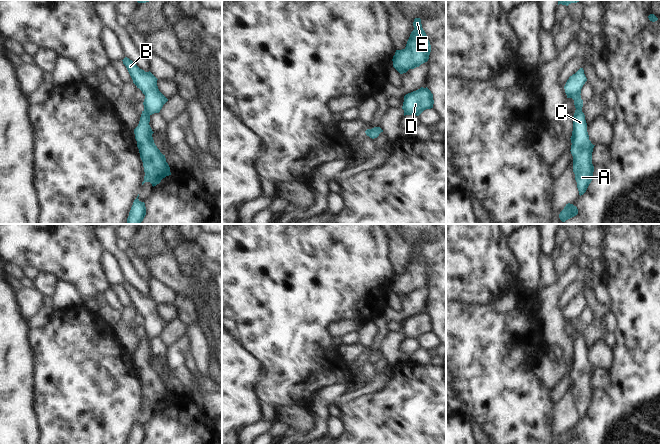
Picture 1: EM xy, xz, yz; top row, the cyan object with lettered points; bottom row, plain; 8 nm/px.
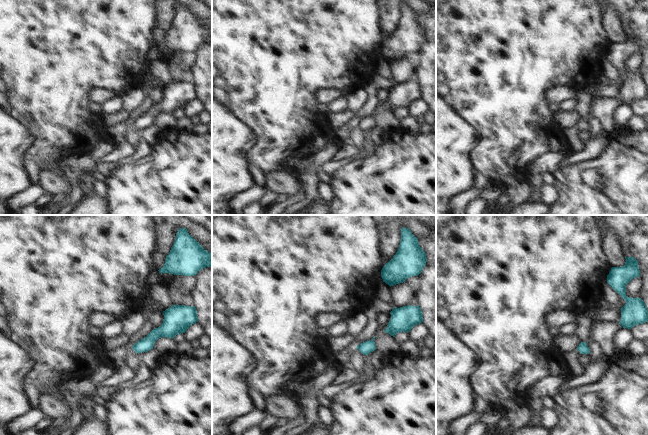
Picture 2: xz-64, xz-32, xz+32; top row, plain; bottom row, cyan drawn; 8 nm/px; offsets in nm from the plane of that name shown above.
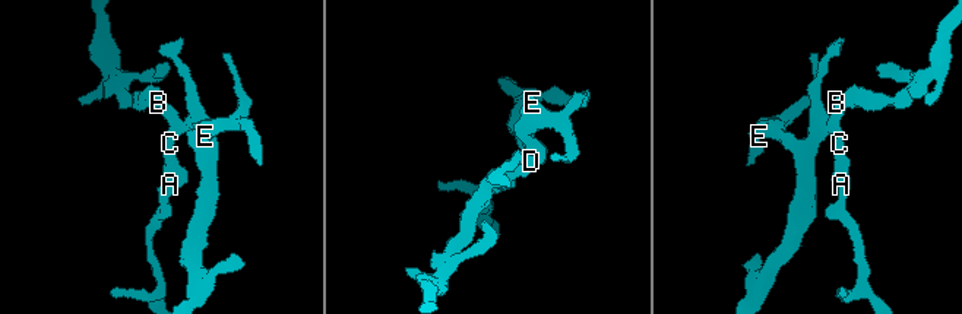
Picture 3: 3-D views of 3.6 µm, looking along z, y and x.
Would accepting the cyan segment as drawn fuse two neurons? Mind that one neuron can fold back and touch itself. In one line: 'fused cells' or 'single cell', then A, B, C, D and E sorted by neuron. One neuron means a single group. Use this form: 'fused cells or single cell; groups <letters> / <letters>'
single cell; groups A B C D E

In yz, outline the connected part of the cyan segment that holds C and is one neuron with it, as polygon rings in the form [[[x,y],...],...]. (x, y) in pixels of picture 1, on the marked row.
[[[583,68],[569,77],[564,89],[567,98],[572,98],[575,105],[573,116],[573,131],[571,136],[571,154],[573,156],[573,172],[577,182],[579,195],[583,195],[593,178],[594,166],[592,164],[592,152],[595,145],[589,140],[585,115],[582,112],[583,100],[581,89],[587,78]]]

